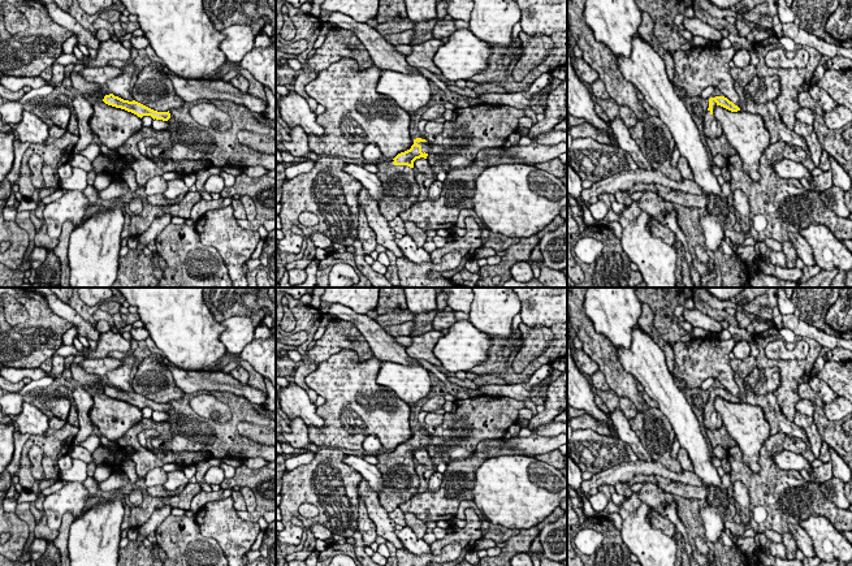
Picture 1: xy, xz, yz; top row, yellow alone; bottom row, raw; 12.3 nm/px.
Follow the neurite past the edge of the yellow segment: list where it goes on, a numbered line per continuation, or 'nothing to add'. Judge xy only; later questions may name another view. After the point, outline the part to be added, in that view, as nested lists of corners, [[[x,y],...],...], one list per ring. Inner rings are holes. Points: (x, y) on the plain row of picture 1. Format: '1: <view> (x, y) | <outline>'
1: xy (83, 379) | [[[73,363],[72,366],[72,377],[78,383],[78,385],[85,388],[92,386],[92,385],[101,385],[103,388],[105,388],[111,385],[105,380],[105,377],[87,373],[79,367],[79,364],[75,364],[75,363]]]

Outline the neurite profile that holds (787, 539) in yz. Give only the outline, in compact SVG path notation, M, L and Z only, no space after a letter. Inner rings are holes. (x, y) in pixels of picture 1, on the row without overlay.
M788 532L782 533L782 544L786 546L787 550L787 561L795 559L799 548L793 536Z

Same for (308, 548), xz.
M311 530L304 531L304 536L307 537L303 545L302 550L290 553L286 556L286 562L290 561L306 561L316 549L315 549L315 543L316 537L311 532Z

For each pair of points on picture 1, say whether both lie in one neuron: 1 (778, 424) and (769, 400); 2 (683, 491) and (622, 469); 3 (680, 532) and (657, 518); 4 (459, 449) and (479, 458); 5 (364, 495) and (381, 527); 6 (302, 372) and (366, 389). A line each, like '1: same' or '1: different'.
1: same
2: different
3: different
4: different
5: same
6: different

